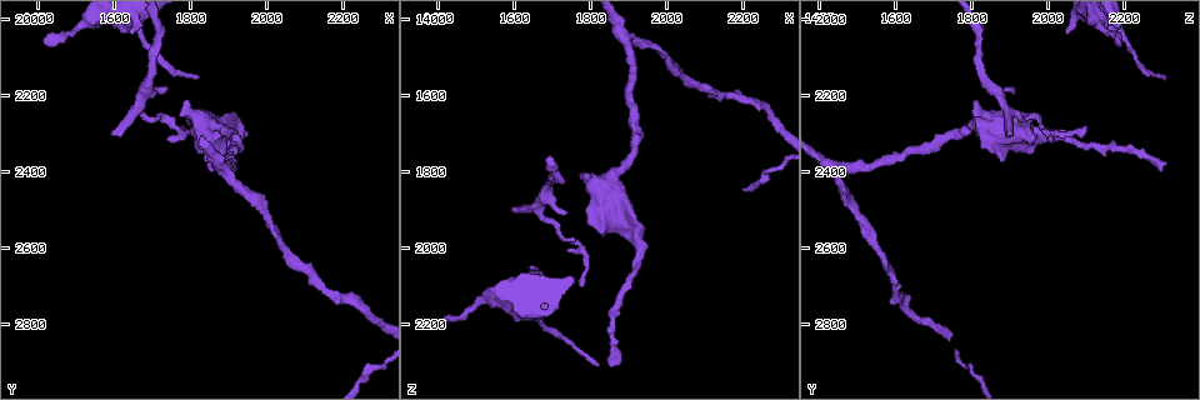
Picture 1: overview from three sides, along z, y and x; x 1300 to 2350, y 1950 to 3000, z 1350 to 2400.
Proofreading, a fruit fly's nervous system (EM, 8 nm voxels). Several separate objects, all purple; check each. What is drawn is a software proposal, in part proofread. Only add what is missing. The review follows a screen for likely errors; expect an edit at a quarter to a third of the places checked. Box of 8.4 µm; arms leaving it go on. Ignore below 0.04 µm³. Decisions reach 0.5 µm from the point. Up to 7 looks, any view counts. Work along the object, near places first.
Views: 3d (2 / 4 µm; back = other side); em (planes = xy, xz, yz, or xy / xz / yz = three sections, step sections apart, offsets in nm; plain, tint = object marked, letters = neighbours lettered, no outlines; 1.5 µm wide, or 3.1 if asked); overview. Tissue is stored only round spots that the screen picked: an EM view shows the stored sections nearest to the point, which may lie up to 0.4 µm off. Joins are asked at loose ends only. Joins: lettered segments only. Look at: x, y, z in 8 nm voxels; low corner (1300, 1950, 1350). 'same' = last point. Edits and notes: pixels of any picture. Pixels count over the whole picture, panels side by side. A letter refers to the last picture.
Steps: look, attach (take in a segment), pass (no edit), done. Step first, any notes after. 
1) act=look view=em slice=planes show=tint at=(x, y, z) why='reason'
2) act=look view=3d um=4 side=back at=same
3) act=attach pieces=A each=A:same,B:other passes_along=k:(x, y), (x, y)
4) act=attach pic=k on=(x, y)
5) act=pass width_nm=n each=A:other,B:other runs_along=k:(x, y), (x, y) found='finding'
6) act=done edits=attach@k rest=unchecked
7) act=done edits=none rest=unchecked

act=look view=em slice=planes show=plain at=(1595, 2305, 1910) why='free end'

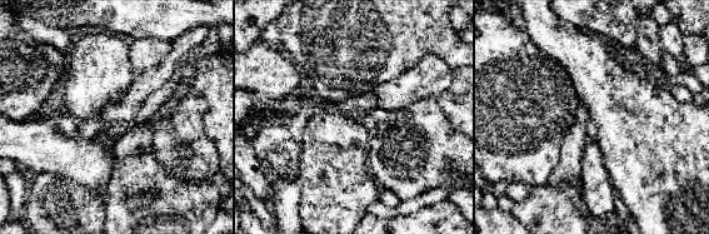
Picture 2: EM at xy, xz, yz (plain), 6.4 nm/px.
act=look view=em slice=planes show=tint at=same why='with the object marked'

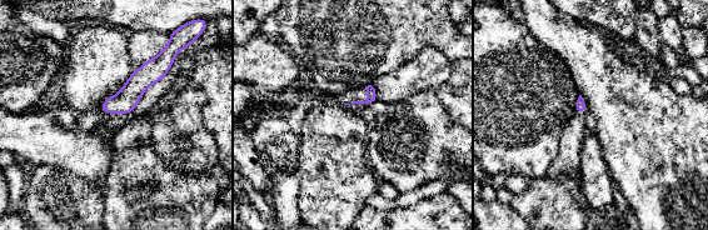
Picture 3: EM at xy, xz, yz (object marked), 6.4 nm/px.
act=look view=em slice=planes show=letters at=same

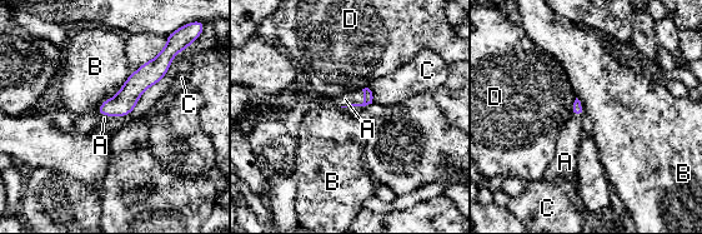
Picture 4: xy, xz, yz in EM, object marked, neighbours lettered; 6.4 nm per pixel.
act=attach pic=4 on=(345, 99) each=A:same,B:other,C:other,D:other passes_along=4:(367, 94), (356, 104), (345, 99) found='it goes on there'

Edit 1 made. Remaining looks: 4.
act=look view=3d um=4 side=back at=(1640, 2040, 2045)

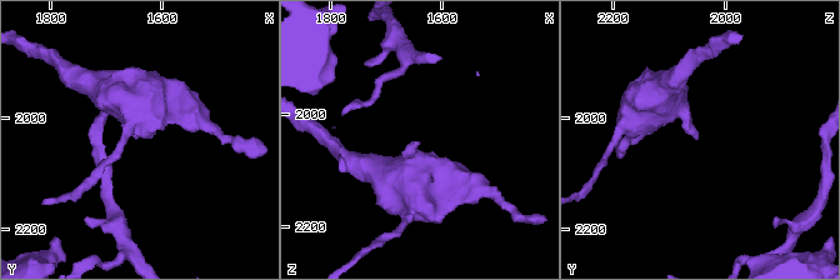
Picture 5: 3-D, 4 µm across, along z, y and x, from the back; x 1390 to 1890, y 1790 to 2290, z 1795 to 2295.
act=look view=em slice=yz step=8 show=letters at=(1640, 2040, 2055) why='shape alone is not enough'

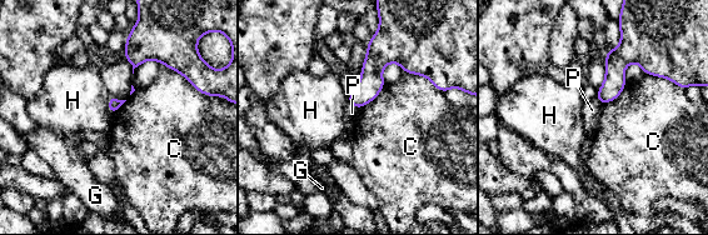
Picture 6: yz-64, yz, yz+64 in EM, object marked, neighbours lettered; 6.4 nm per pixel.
act=look view=em slice=planes show=letters at=same why='another direction'

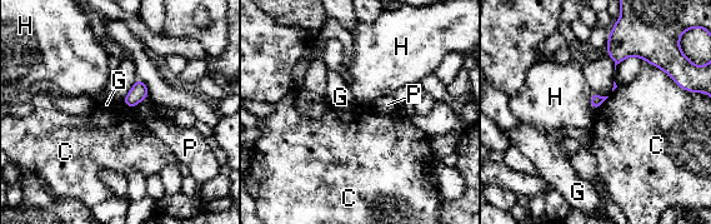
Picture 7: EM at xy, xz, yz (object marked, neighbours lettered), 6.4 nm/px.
act=pass width_nm=90 each=C:other,G:other,H:other,P:other border=7:(642, 59), (661, 68), (684, 90) found='none of them fits'

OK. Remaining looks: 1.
act=look view=em slice=planes show=letters at=(1885, 2385, 2305) why='free end'

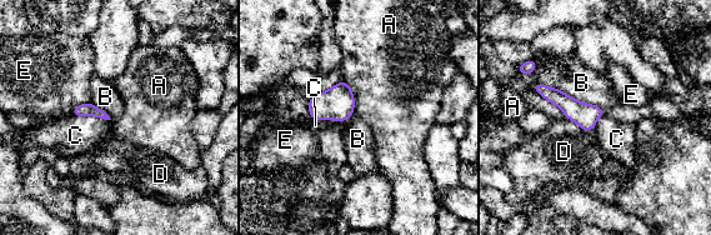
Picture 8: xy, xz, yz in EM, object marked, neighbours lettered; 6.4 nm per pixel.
act=pass each=A:other,B:other,C:other,D:other,E:other runs_along=8:(536, 86), (574, 110), (601, 111) found='none of them fits'

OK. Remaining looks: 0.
act=done edits=attach@4 rest=unchecked

